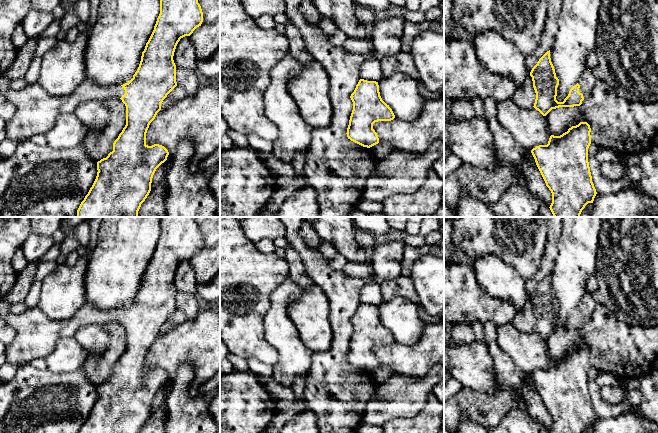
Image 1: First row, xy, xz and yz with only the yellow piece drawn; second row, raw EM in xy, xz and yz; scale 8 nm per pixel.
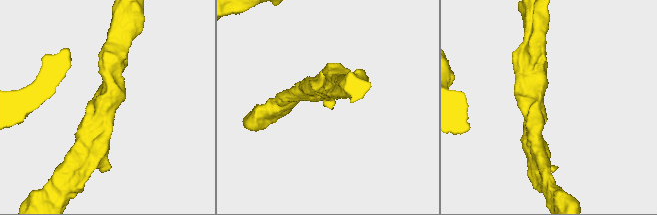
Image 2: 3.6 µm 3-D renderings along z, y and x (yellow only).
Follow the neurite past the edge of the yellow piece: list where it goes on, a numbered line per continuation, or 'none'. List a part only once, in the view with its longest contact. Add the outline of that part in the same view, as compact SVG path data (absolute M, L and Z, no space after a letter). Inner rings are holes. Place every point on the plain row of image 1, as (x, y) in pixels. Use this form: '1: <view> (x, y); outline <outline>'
1: yz (587, 304); outline M586 292L578 305L578 308L580 309L579 316L583 318L584 323L590 320L596 305L597 303L594 300L593 295L589 295Z

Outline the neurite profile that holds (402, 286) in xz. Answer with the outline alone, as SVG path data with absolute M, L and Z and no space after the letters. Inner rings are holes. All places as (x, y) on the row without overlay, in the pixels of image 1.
M399 276L391 280L384 281L380 284L382 292L382 302L388 302L395 297L403 297L406 300L418 304L418 297L414 284L409 277Z

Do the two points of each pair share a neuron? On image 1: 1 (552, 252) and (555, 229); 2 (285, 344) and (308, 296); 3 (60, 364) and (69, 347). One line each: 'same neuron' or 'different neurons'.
1: same neuron
2: different neurons
3: same neuron

